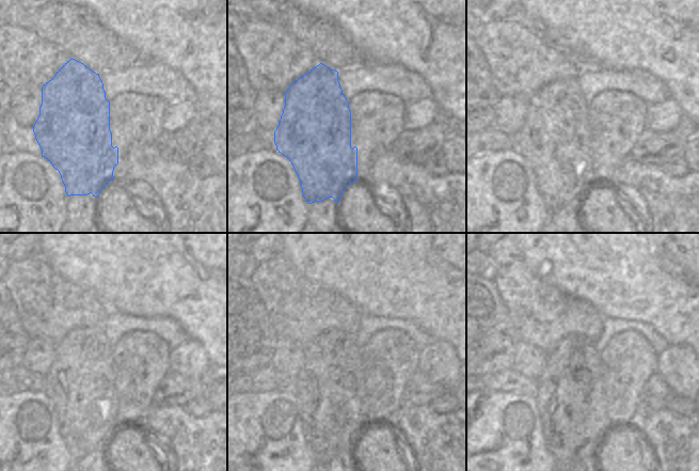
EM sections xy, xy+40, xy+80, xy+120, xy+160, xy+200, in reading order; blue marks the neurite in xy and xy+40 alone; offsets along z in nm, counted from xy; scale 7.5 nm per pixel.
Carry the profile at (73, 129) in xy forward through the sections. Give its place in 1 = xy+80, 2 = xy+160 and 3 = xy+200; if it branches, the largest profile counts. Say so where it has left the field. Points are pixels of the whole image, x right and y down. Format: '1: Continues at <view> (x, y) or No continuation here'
1: Continues at xy+80 (556, 139)
2: Continues at xy+160 (330, 389)
3: Continues at xy+200 (571, 402).

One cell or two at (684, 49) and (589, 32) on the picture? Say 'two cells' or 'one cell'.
one cell

